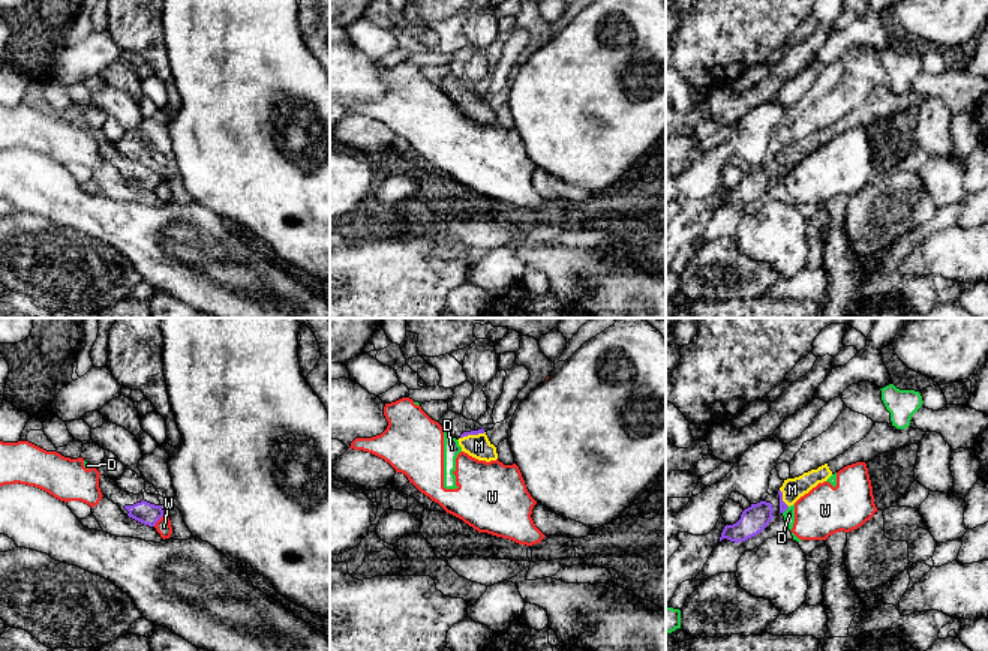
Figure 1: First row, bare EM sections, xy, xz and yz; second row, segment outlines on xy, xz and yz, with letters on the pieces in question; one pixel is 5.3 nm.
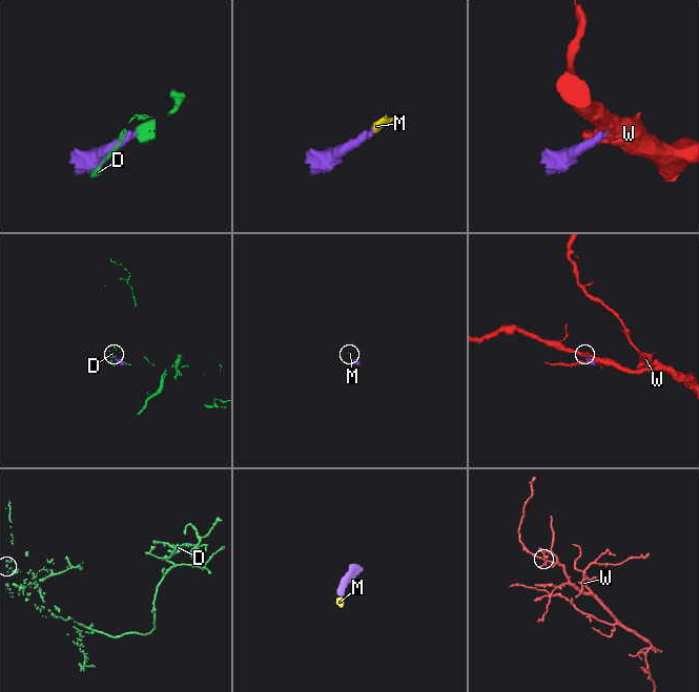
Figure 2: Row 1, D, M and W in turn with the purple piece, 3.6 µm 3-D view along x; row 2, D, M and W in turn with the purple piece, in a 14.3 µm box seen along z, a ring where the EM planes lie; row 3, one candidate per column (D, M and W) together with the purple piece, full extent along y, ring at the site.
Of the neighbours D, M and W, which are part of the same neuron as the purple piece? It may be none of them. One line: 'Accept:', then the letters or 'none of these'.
Accept: M

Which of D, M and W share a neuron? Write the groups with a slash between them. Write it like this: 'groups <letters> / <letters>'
groups D W / M

